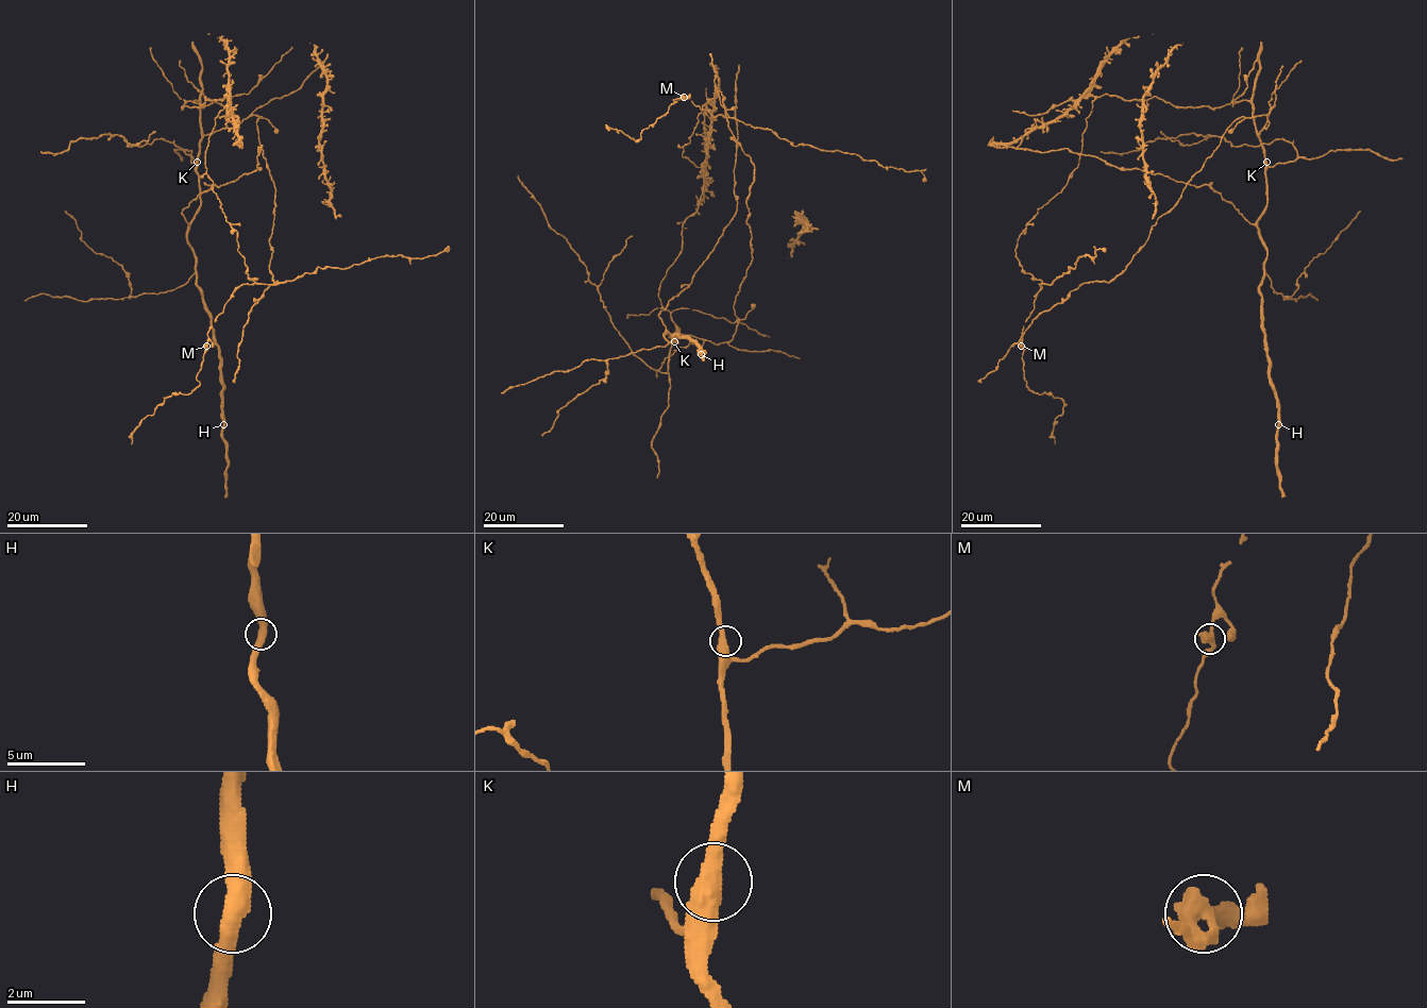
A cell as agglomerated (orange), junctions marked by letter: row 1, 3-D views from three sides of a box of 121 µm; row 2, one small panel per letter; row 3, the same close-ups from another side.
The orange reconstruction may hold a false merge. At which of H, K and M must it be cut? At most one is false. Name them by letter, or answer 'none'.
none

